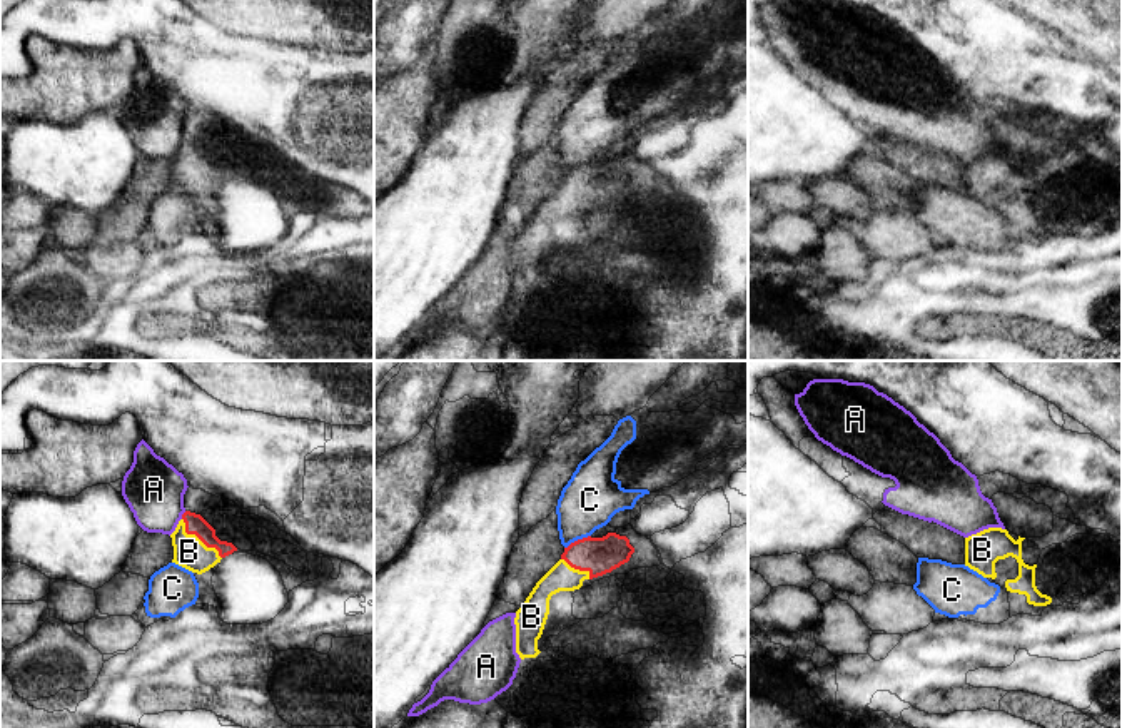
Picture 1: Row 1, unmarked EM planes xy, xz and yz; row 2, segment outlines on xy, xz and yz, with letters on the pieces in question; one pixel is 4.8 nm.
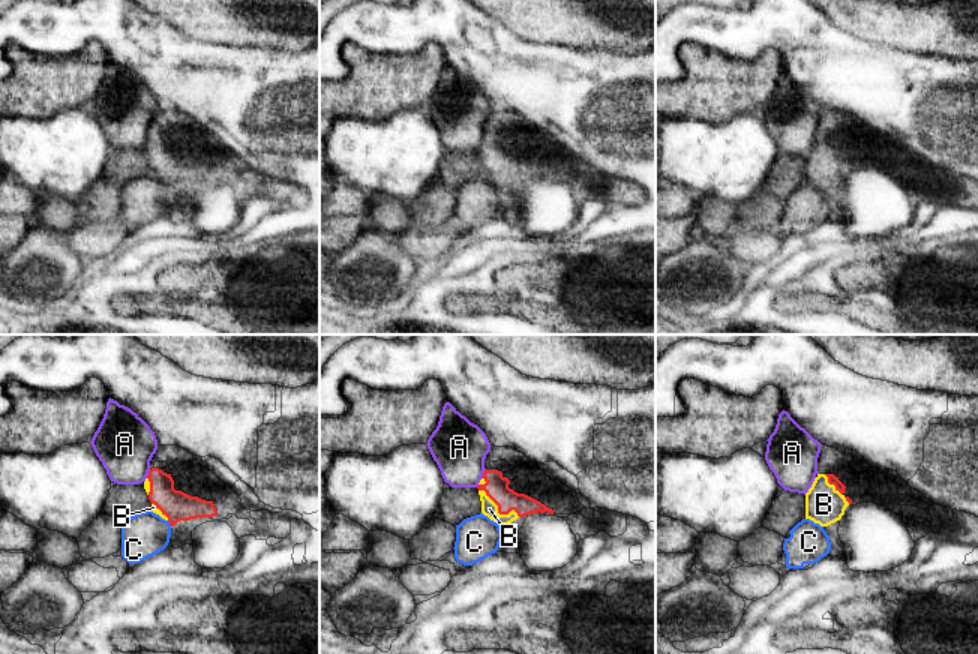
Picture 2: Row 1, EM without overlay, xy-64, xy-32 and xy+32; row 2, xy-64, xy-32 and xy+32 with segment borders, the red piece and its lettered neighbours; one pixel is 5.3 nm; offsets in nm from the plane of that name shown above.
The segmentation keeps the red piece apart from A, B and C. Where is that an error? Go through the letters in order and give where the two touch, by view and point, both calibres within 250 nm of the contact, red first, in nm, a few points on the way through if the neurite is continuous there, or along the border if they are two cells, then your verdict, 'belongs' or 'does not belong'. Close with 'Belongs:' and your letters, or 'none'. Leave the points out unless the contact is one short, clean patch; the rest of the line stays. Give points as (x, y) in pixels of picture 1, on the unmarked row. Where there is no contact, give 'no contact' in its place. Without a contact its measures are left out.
A: meets red in xy at (182, 141); 100 nm thick on the red side, 300 nm on the other; does not belong
B: meets red in xy at (199, 164); 100 nm thick on the red side, 160 nm on the other; runs through xy (196, 151), (199, 164), (189, 177); belongs
C: meets red in xz at (578, 166); 180 nm thick on the red side, 280 nm on the other; does not belong
Belongs: B

